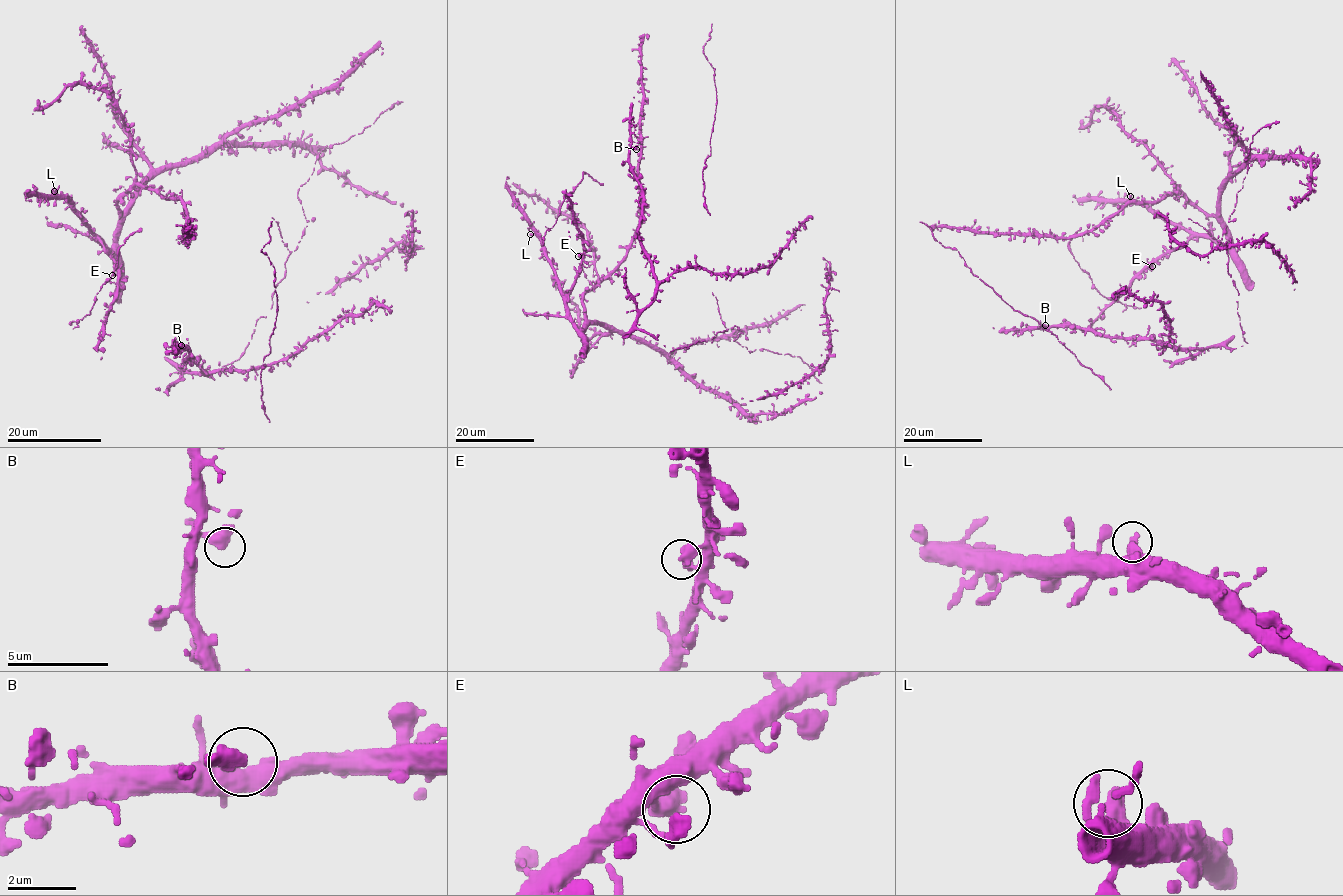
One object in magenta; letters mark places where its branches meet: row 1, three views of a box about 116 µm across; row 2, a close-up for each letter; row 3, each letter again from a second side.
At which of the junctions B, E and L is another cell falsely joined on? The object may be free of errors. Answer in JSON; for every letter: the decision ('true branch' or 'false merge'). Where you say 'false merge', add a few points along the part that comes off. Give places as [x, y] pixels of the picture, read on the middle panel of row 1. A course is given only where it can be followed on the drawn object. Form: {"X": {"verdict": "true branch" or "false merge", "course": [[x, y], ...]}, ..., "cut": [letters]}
{"B": {"verdict": "true branch"}, "E": {"verdict": "true branch"}, "L": {"verdict": "true branch"}, "cut": []}

